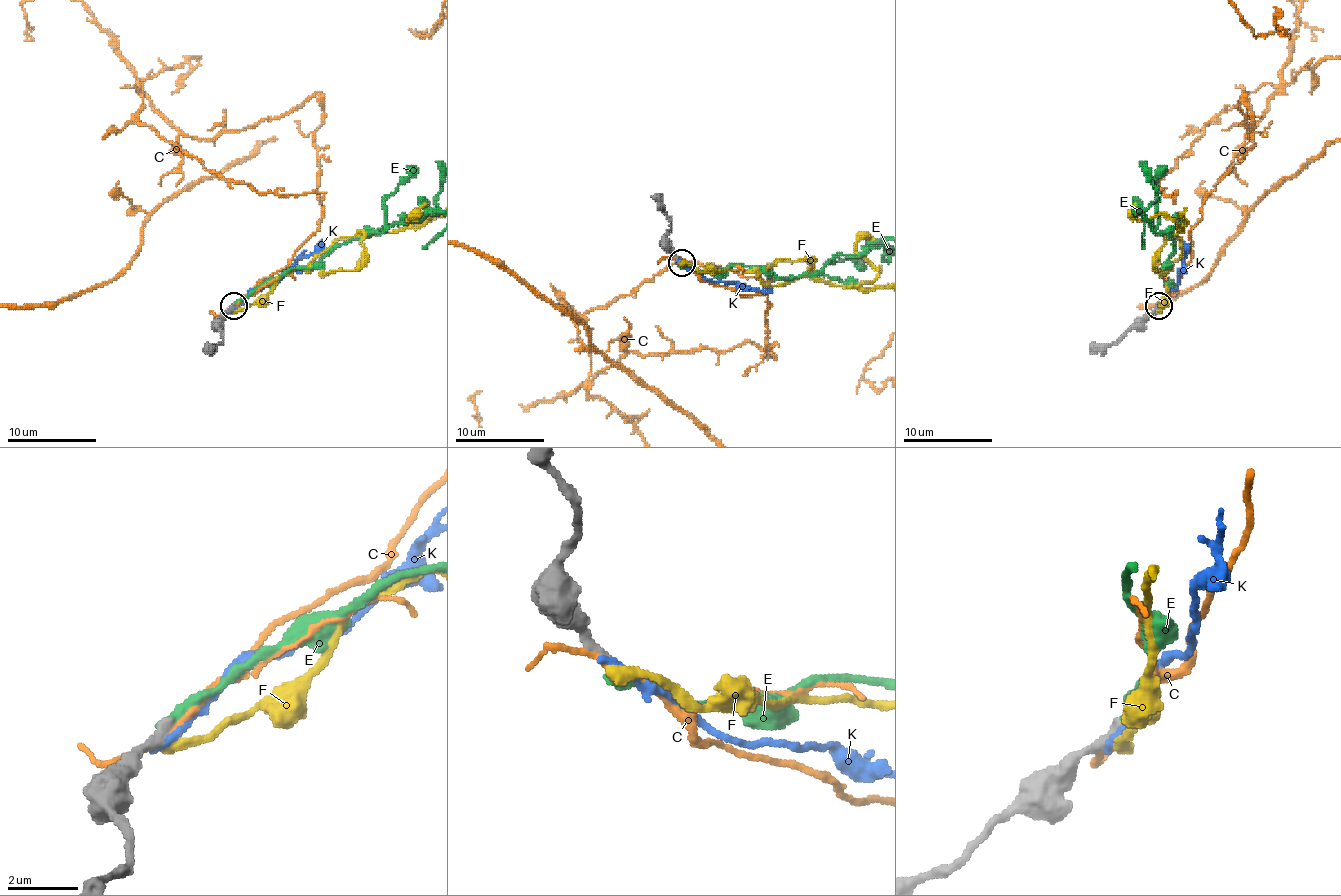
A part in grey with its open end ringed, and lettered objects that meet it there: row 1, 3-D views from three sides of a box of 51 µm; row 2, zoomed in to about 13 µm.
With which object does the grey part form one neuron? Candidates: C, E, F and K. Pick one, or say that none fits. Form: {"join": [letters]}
{"join": []}

